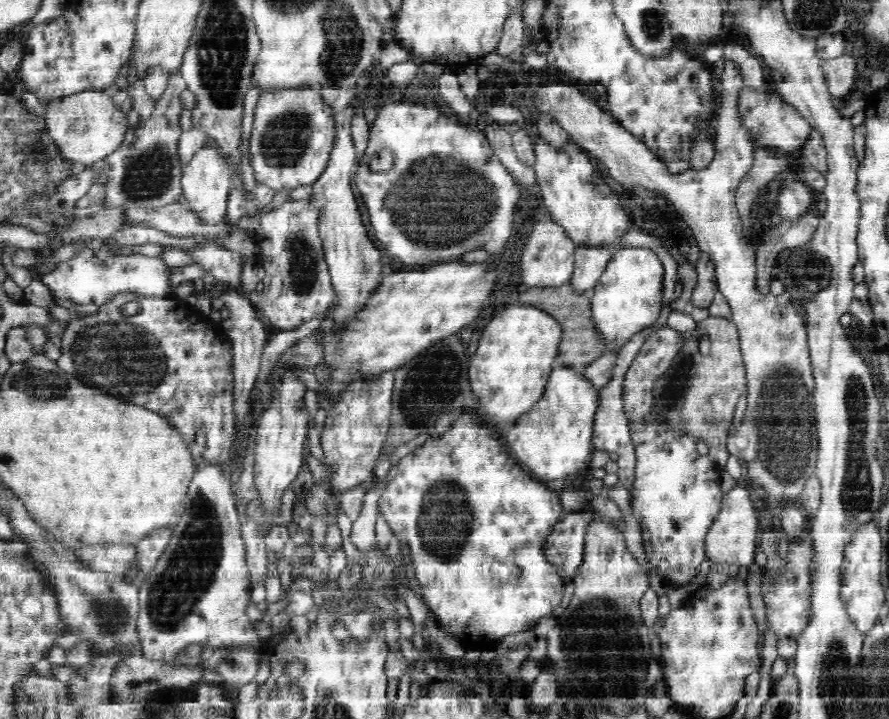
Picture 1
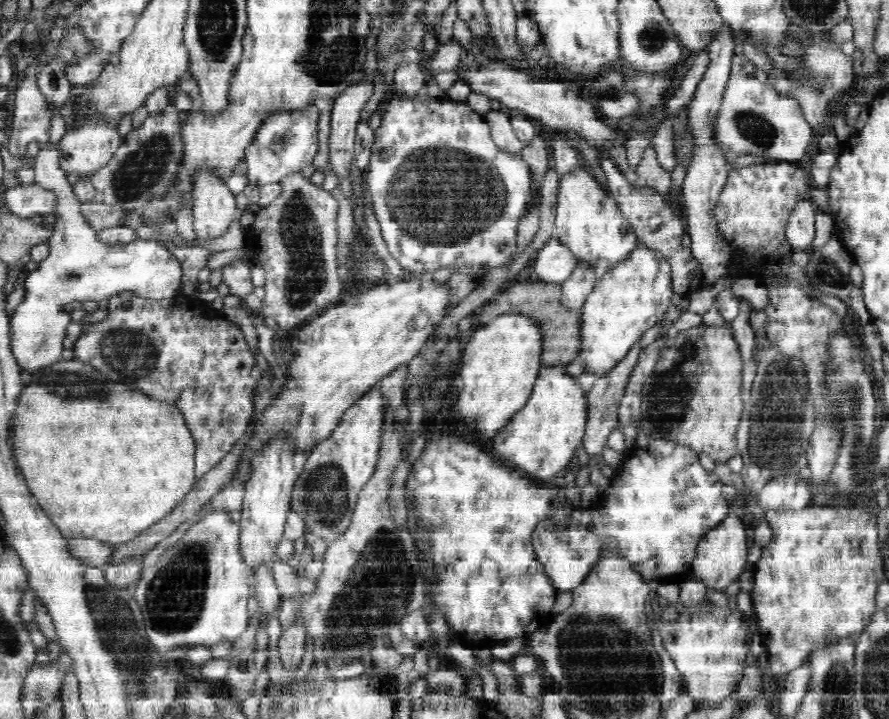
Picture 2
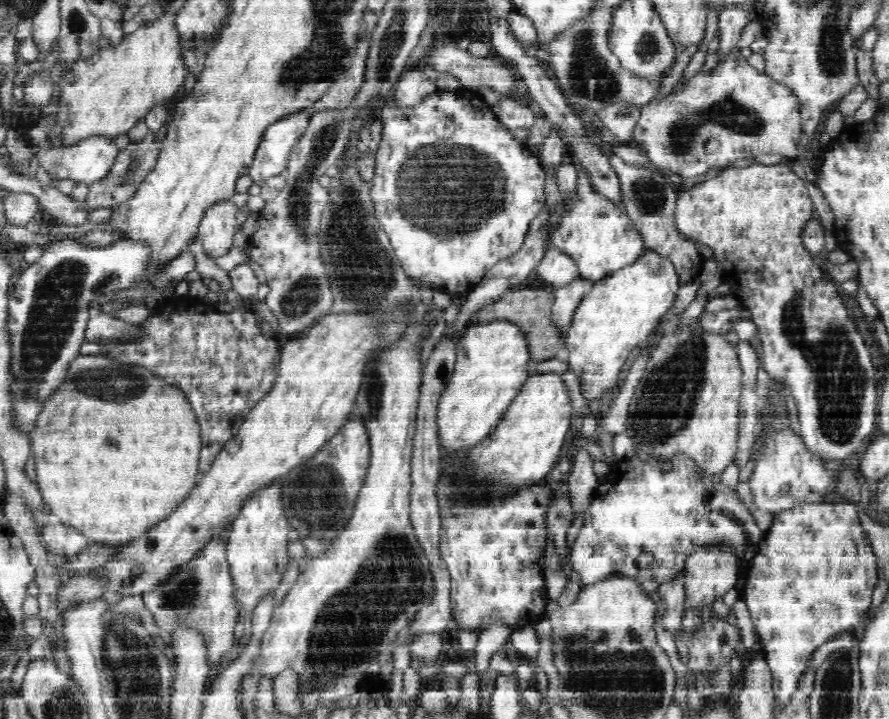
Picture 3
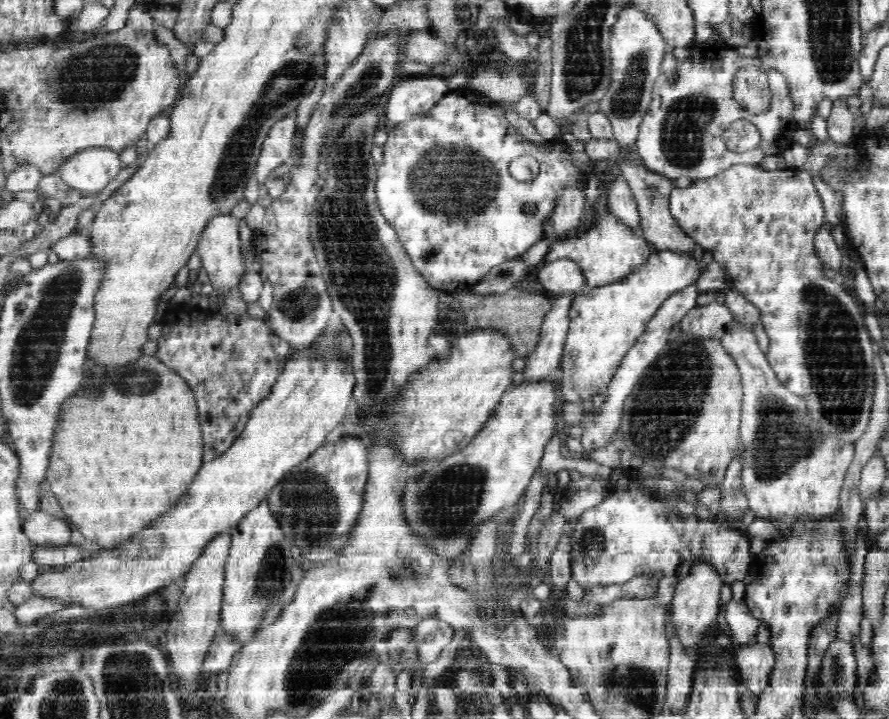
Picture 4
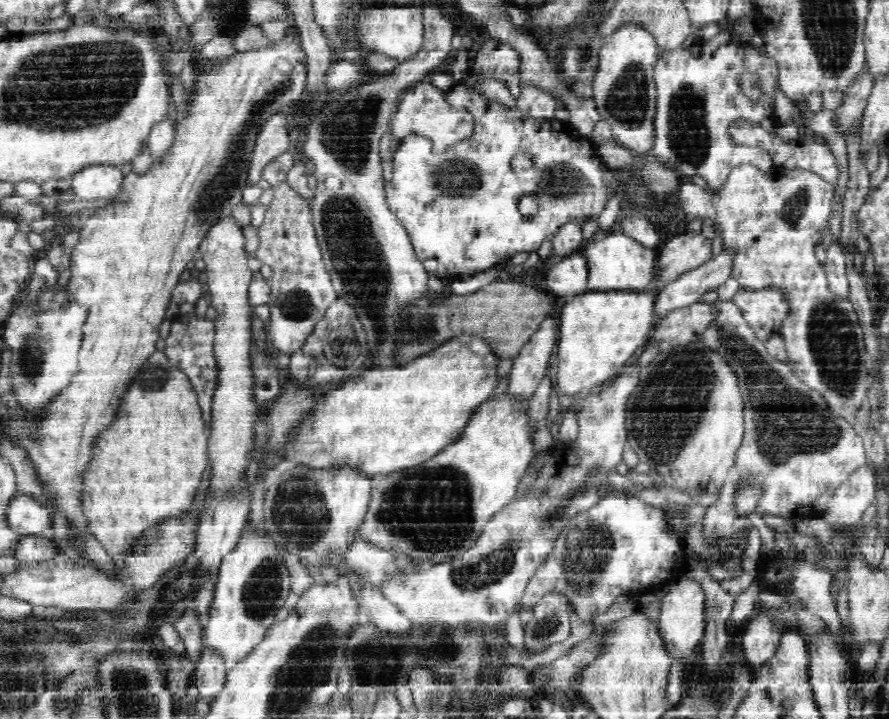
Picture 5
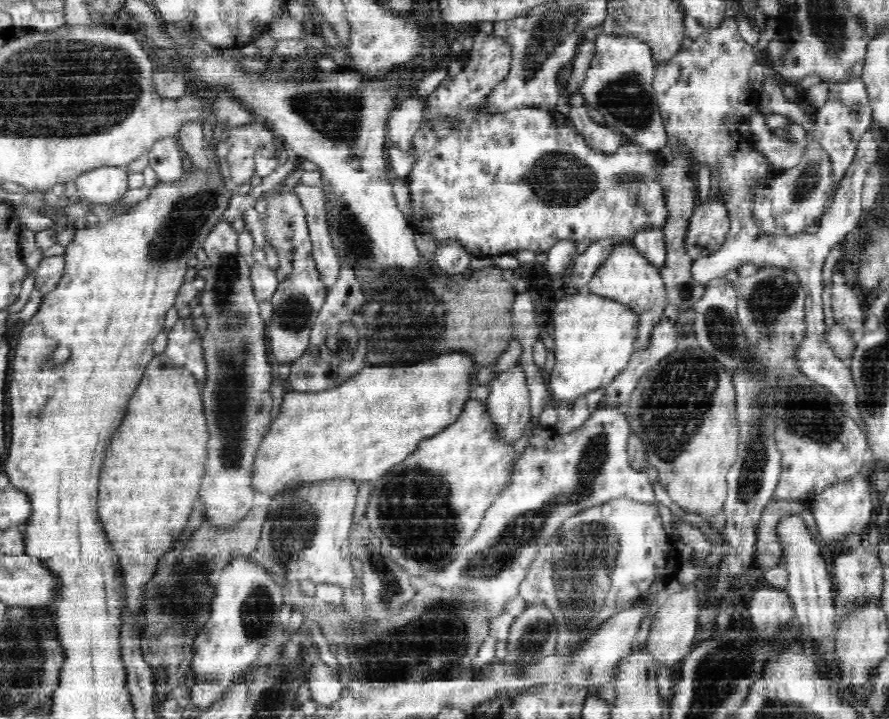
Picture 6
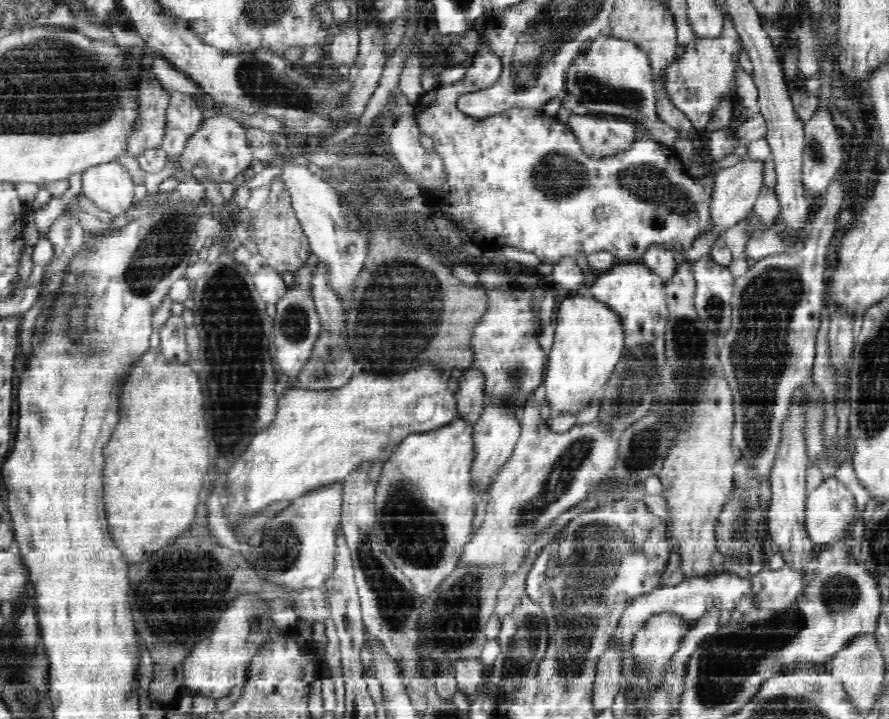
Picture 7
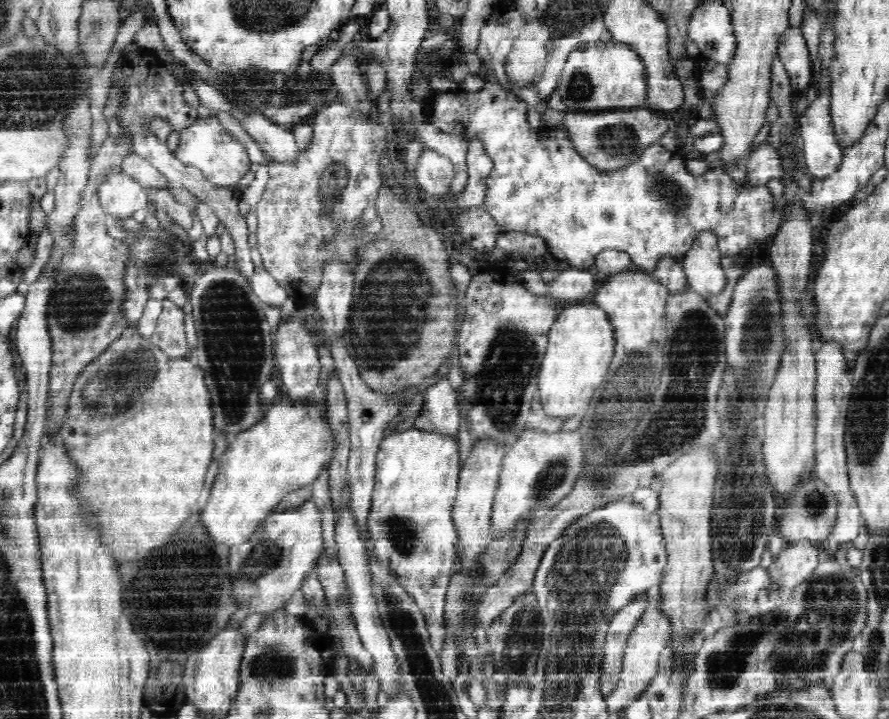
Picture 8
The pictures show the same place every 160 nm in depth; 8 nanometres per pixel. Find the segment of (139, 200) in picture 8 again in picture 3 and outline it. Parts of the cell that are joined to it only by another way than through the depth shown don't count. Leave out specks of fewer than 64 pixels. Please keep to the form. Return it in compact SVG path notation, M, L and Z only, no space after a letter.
M98 136L82 140L81 143L74 144L69 148L42 150L37 154L37 158L39 165L51 177L89 186L90 184L100 183L106 176L109 176L113 170L114 162L116 162L118 152L119 150L112 140Z

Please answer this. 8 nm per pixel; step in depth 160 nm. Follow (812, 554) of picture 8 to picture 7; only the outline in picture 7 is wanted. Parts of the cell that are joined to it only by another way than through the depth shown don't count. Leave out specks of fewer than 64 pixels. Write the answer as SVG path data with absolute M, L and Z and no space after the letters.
M787 563L780 570L763 568L749 578L756 595L754 608L786 608L786 605L794 604L805 587L804 571Z

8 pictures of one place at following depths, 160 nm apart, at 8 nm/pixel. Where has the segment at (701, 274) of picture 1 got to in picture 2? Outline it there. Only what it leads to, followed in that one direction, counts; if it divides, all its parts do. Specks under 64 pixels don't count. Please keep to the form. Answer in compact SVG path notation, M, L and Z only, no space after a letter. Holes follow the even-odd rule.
M724 26L712 39L706 51L709 54L709 64L703 77L696 83L697 89L694 91L694 98L689 102L688 116L692 125L696 125L696 135L701 144L714 144L713 120L718 113L719 105L722 104L723 90L726 88L731 72L731 62L736 46L732 38L732 33L736 34L730 26ZM703 146L693 160L692 167L686 174L683 184L682 198L685 208L686 232L691 238L691 251L693 257L698 261L704 284L714 285L722 276L727 275L727 251L715 234L716 221L712 219L715 198L722 193L726 185L727 177L730 175L730 162L726 161L720 153L718 146Z

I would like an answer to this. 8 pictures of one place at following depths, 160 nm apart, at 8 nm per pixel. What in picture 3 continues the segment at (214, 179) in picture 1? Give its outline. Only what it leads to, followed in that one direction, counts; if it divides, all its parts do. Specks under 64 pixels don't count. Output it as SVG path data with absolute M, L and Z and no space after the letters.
M231 199L224 201L205 212L197 232L196 238L210 256L226 254L231 249L236 230L241 228L236 222L238 208Z

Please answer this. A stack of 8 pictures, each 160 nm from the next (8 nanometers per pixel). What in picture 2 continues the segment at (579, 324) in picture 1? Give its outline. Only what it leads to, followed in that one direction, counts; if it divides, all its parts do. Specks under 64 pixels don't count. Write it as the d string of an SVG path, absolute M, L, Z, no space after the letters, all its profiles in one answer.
M536 282L520 284L508 288L504 294L496 296L496 300L486 307L484 314L478 316L480 323L488 323L497 316L506 314L524 315L534 322L541 332L541 356L544 366L552 366L558 360L568 358L568 364L575 362L579 348L579 310L570 310L560 303L561 286L556 283Z

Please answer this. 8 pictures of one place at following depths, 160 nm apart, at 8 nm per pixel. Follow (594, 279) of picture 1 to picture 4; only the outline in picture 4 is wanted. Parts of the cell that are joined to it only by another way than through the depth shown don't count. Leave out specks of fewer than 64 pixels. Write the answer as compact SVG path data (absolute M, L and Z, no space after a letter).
M564 292L553 301L540 328L540 340L532 354L526 356L527 367L522 372L525 382L550 381L554 370L560 366L564 342L570 324L570 306L576 294Z

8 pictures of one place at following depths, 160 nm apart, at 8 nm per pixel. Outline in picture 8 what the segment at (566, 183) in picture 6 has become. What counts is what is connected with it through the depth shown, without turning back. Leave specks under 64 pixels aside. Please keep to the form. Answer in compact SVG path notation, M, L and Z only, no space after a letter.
M483 69L481 77L484 80L484 87L476 92L469 92L460 90L457 92L445 92L434 98L432 102L427 102L426 97L423 98L422 108L425 120L433 124L438 131L444 134L453 134L454 136L463 136L468 144L472 142L472 136L477 136L480 139L480 143L484 145L484 152L492 159L494 164L492 173L487 179L486 195L484 196L484 209L488 212L488 215L494 218L494 221L498 223L501 232L527 232L532 236L540 236L546 243L548 252L552 254L553 258L557 261L565 260L570 267L576 267L577 269L587 270L592 264L595 264L596 255L600 254L606 249L616 249L620 252L628 254L631 258L631 265L628 271L634 273L650 274L654 267L664 258L666 255L672 255L673 257L682 257L690 250L690 246L694 244L694 240L698 237L698 234L703 229L710 229L717 235L717 247L719 248L721 256L733 256L740 253L740 250L748 250L748 244L750 242L756 242L756 240L764 240L768 236L774 236L778 230L782 228L780 226L780 220L782 220L782 214L780 210L774 210L772 214L772 194L766 185L754 185L754 186L741 186L740 188L734 188L734 182L730 176L726 176L721 169L714 169L707 171L703 176L692 176L686 168L686 159L675 152L665 150L660 143L656 143L645 150L645 154L637 160L636 163L630 164L626 168L622 168L620 171L602 172L598 171L594 166L586 163L586 160L575 151L571 145L571 141L567 138L566 130L564 130L562 124L556 124L556 126L546 126L542 130L536 132L530 128L530 123L527 121L528 112L527 105L523 101L518 99L512 93L509 93L507 89L501 86L497 81L494 71L490 69Z

